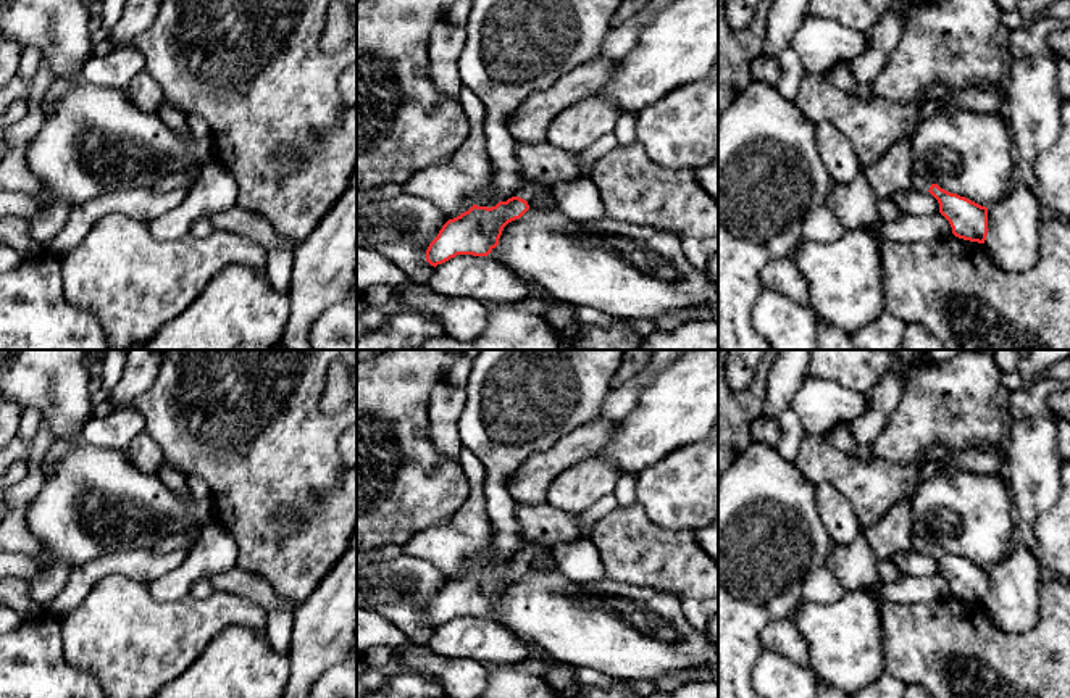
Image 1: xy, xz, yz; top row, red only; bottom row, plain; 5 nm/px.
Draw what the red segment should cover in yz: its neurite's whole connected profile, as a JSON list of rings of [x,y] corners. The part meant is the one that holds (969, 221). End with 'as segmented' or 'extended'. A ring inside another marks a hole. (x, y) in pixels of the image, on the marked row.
[[[912,176],[912,187],[930,192],[939,203],[939,213],[949,221],[959,239],[984,243],[988,235],[988,208],[965,197],[951,193],[922,176]]] | extended

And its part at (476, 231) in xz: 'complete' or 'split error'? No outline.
split error

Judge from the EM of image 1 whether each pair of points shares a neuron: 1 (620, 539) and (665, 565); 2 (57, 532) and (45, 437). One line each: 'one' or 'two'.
1: one
2: two

